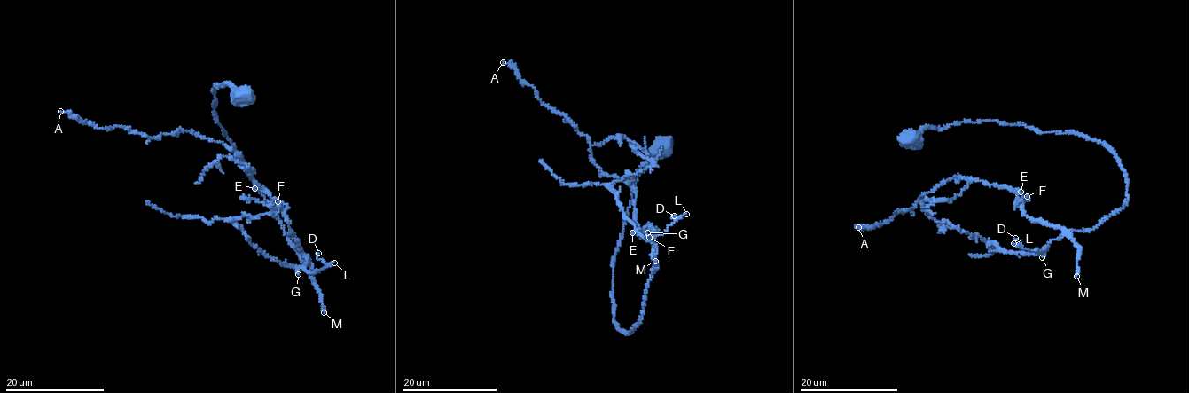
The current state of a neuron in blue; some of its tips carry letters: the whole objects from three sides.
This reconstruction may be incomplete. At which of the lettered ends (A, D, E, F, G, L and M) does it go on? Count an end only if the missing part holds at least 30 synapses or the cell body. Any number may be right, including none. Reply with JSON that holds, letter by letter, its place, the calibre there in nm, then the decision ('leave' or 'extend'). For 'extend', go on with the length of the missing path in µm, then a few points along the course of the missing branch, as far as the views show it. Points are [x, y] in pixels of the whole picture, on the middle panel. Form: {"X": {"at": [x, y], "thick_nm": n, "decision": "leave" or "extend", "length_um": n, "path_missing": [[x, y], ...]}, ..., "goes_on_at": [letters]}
{"A": {"at": [503, 62], "thick_nm": 120, "decision": "leave"}, "D": {"at": [674, 216], "thick_nm": 90, "decision": "leave"}, "E": {"at": [632, 232], "thick_nm": 170, "decision": "leave"}, "F": {"at": [649, 237], "thick_nm": 90, "decision": "leave"}, "G": {"at": [647, 232], "thick_nm": 130, "decision": "leave"}, "L": {"at": [686, 214], "thick_nm": 150, "decision": "leave"}, "M": {"at": [655, 261], "thick_nm": 140, "decision": "extend", "length_um": 150, "path_missing": [[655, 261], [582, 202], [496, 197], [524, 200], [514, 157], [574, 168], [619, 231], [620, 262]]}, "goes_on_at": ["M"]}

